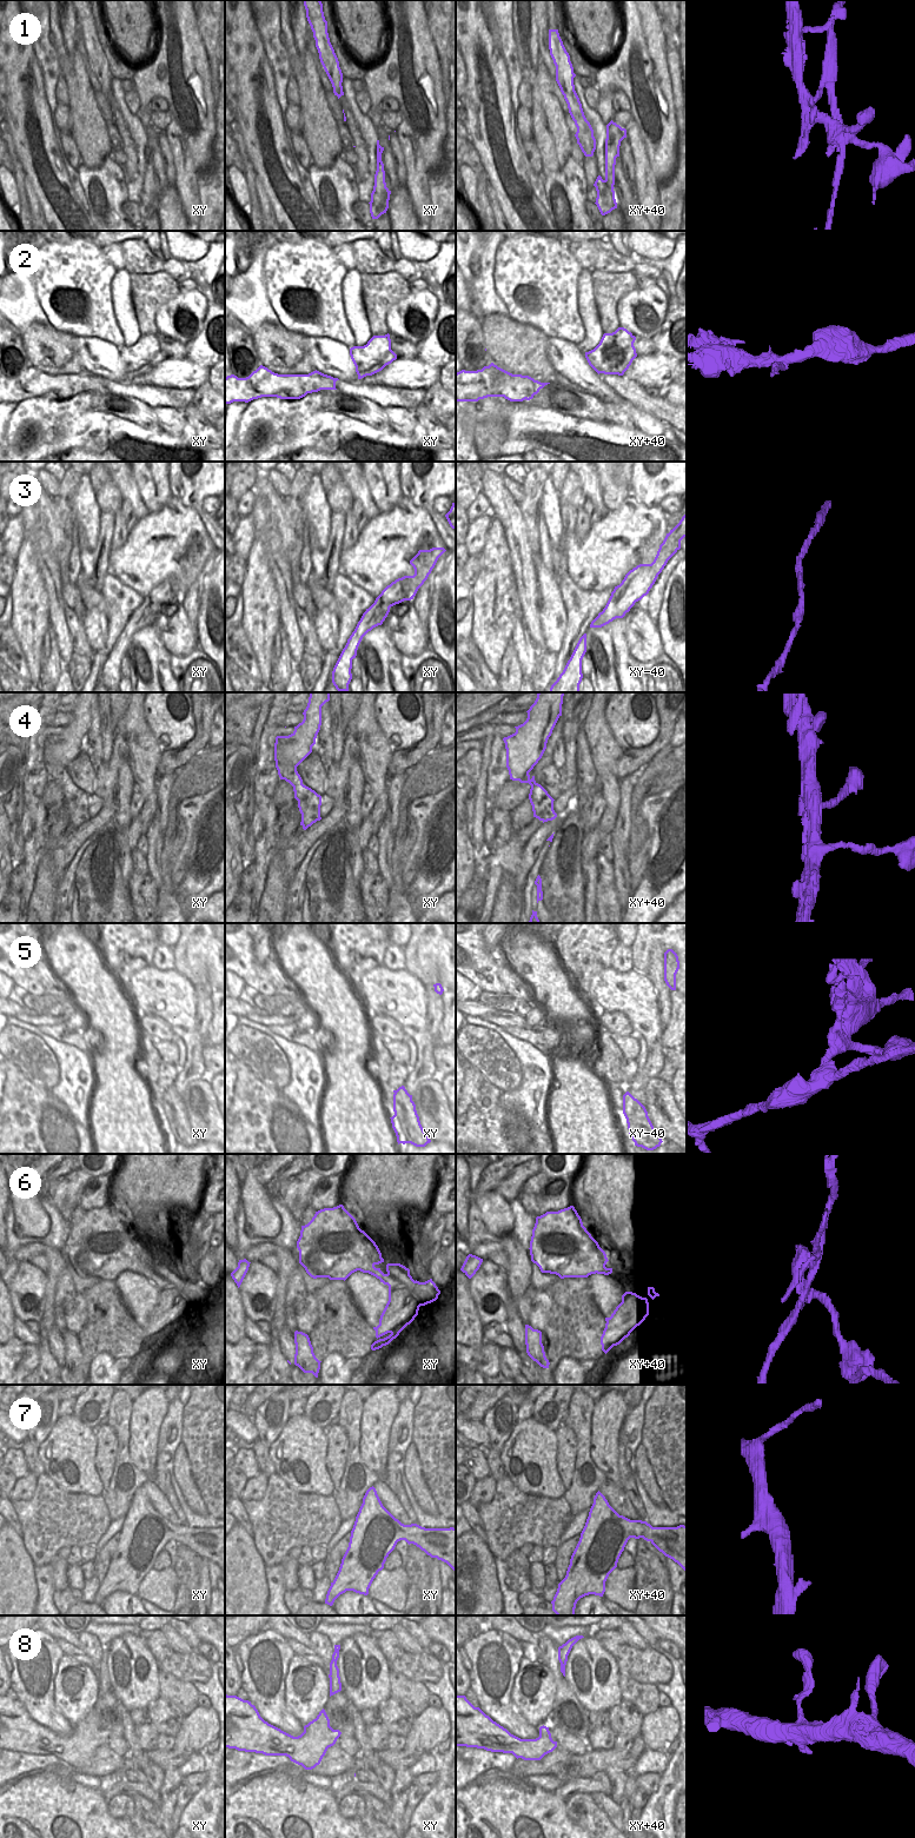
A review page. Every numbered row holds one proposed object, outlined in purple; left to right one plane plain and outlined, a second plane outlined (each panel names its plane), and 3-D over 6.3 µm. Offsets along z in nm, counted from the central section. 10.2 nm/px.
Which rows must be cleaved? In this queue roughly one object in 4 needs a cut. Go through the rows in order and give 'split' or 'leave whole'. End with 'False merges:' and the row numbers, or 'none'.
1: split
2: leave whole
3: leave whole
4: split
5: split
6: split
7: leave whole
8: leave whole
False merges: 1, 4, 5, 6

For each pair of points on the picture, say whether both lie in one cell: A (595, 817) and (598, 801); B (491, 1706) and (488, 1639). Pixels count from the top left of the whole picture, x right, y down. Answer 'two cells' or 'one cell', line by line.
A: one cell
B: one cell

